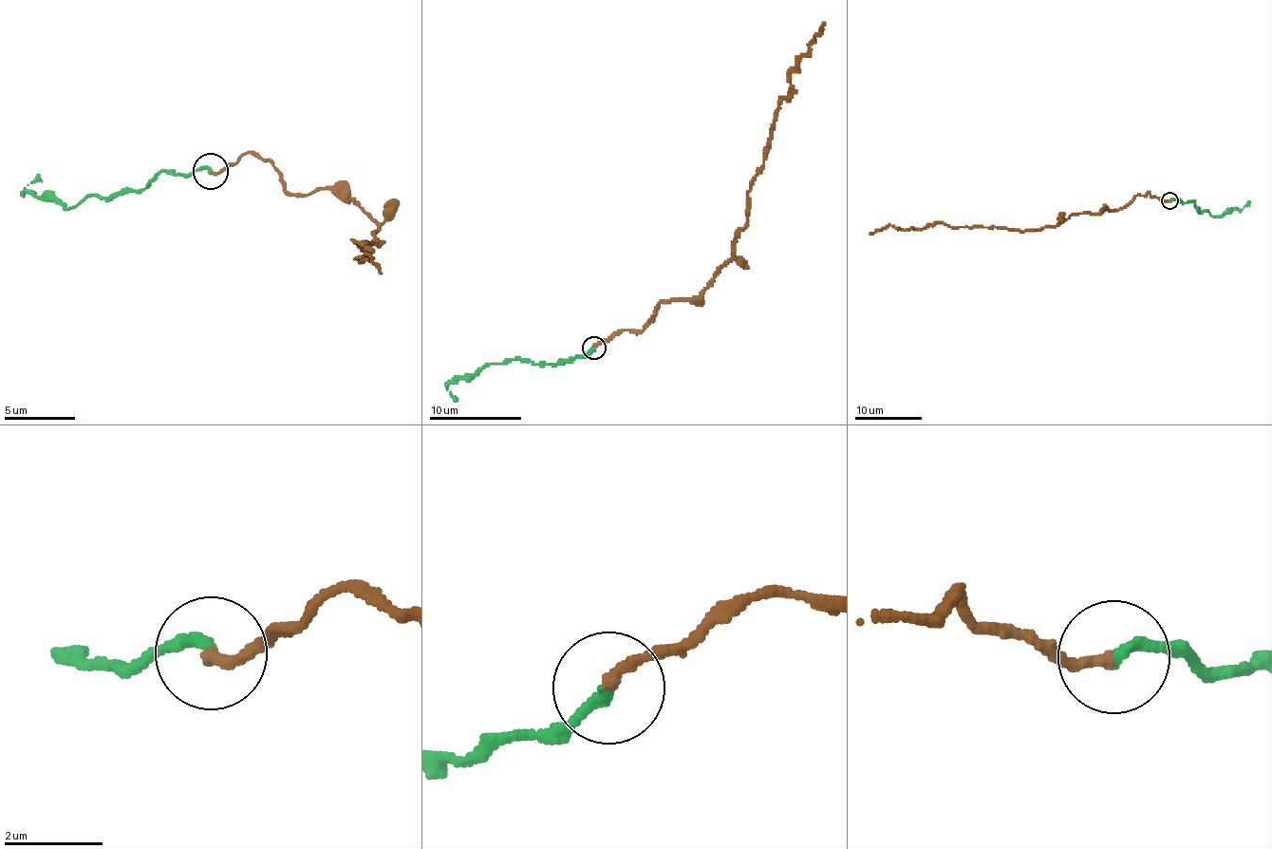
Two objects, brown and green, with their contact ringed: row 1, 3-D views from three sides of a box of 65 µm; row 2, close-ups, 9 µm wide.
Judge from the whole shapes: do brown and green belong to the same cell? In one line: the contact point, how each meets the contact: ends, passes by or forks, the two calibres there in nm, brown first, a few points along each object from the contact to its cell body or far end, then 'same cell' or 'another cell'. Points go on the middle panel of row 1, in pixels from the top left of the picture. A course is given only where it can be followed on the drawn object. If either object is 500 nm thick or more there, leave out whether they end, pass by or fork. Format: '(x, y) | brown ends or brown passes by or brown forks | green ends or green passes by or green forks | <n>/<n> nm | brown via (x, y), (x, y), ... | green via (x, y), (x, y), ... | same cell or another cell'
(594, 348) | brown ends | green ends | 240/220 nm | brown via (594, 349), (641, 330), (662, 303), (698, 299), (731, 257), (791, 72), (824, 23) | green via (594, 349), (571, 360), (553, 364), (506, 359), (483, 366), (474, 374), (456, 376), (446, 387), (457, 401) | same cell

